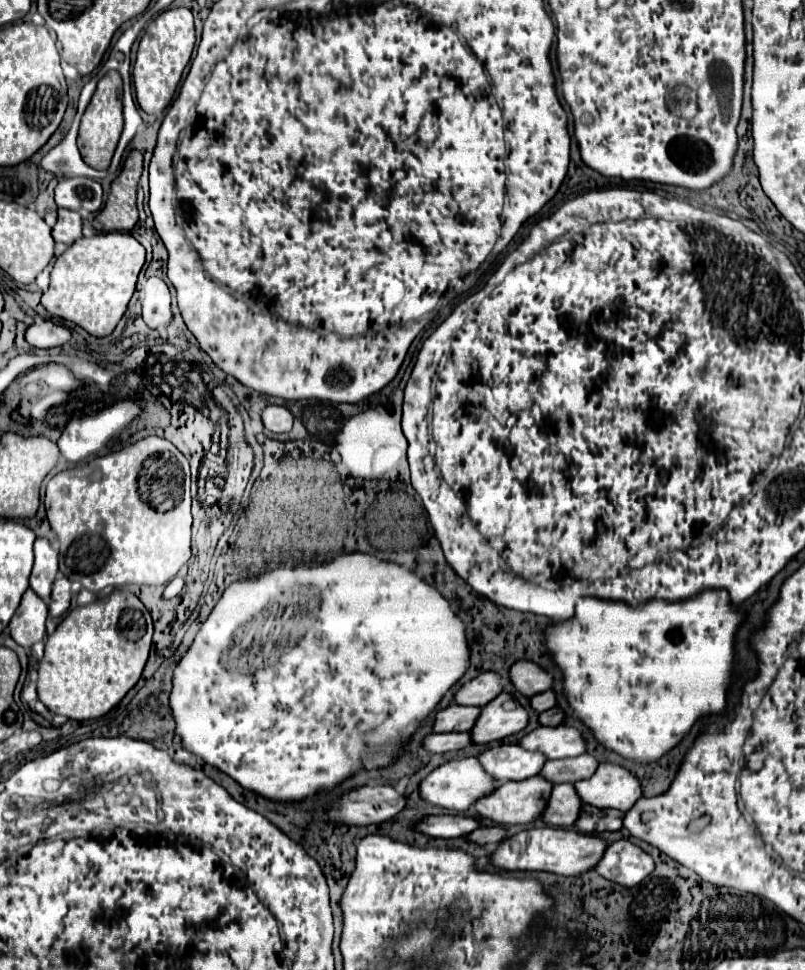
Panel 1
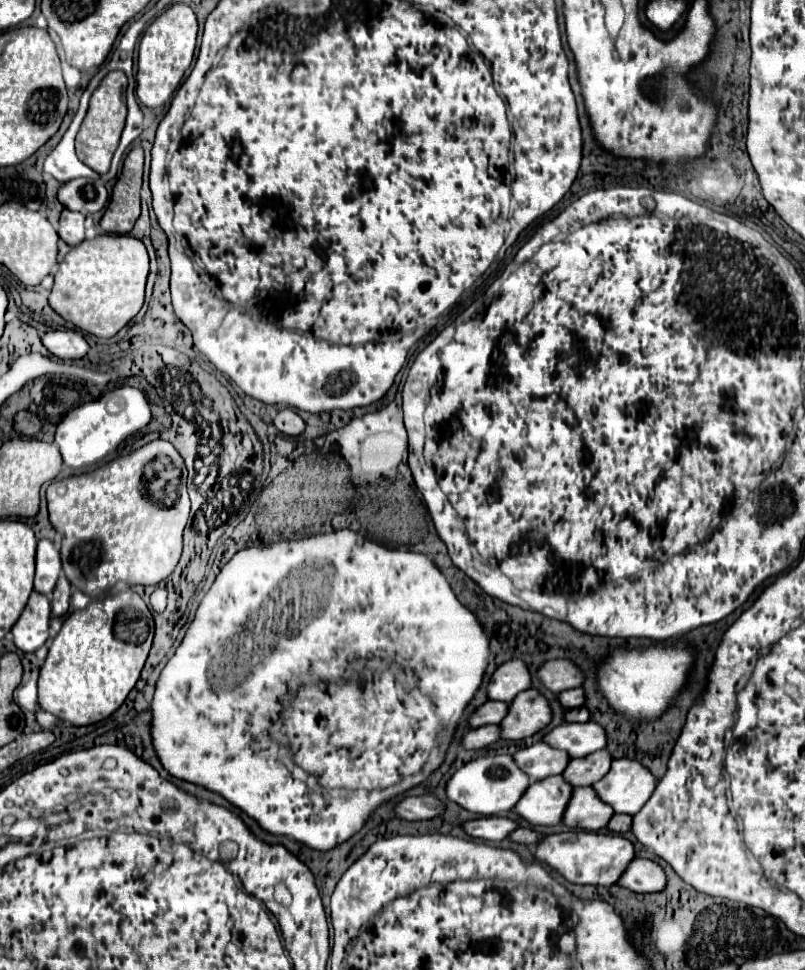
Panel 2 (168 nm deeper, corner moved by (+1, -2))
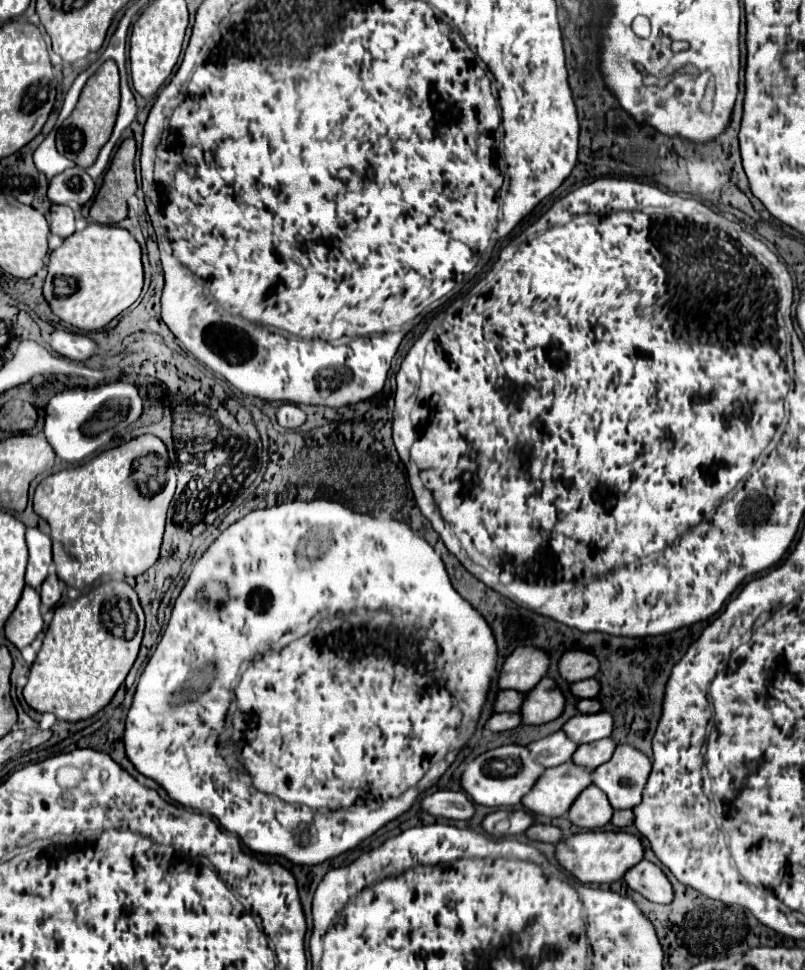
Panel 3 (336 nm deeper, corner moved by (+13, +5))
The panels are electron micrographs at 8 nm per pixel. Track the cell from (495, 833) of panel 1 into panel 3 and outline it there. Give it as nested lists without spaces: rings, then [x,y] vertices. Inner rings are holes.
[[[534,824],[528,828],[526,836],[530,840],[540,840],[540,842],[550,842],[550,844],[564,840],[564,832],[552,824]]]

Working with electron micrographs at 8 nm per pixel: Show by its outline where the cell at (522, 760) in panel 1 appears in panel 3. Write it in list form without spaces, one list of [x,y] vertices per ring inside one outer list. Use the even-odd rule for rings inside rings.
[[[558,730],[538,742],[532,742],[528,748],[534,760],[538,760],[544,768],[552,768],[552,766],[560,766],[568,762],[572,754],[576,752],[578,744],[574,740],[568,740],[564,730]]]

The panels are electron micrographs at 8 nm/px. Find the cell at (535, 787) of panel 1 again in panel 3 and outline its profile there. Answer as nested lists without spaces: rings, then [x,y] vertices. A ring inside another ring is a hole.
[[[564,762],[560,766],[548,768],[544,776],[538,778],[532,792],[524,796],[522,804],[534,814],[544,814],[550,818],[566,816],[576,796],[590,784],[592,784],[590,768],[578,766],[574,762]]]

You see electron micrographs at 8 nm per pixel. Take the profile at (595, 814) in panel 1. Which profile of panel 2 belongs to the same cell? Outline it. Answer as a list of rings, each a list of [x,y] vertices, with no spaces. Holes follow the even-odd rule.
[[[612,815],[606,827],[614,833],[626,833],[626,831],[630,831],[630,825],[632,825],[630,815]]]

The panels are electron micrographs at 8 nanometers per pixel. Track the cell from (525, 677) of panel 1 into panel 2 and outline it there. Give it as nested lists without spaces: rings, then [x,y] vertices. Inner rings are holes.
[[[554,659],[554,661],[546,661],[544,665],[538,667],[536,671],[540,683],[550,689],[552,693],[562,693],[566,689],[574,689],[580,687],[584,677],[580,673],[580,669],[566,661],[566,659]]]

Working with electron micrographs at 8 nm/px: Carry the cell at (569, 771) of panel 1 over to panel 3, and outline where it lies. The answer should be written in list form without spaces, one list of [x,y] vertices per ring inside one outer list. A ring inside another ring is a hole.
[[[602,738],[600,742],[592,742],[592,744],[582,744],[576,754],[574,754],[574,762],[580,766],[586,766],[590,770],[596,770],[600,764],[608,762],[612,758],[612,752],[616,750],[616,742],[612,738]]]

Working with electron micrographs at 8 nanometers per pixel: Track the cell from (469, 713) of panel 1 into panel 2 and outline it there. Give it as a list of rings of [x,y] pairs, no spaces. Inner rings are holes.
[[[486,701],[484,705],[480,705],[468,719],[468,727],[470,729],[476,729],[476,727],[482,727],[482,725],[488,725],[488,723],[500,723],[504,719],[508,711],[508,703],[502,703],[502,701]]]

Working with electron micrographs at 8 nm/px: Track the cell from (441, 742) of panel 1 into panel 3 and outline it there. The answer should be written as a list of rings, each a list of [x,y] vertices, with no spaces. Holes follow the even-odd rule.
[[[500,712],[500,714],[494,714],[488,724],[486,724],[486,730],[492,730],[492,732],[502,732],[502,730],[512,730],[516,726],[522,724],[522,716],[520,712],[514,714],[514,712]]]

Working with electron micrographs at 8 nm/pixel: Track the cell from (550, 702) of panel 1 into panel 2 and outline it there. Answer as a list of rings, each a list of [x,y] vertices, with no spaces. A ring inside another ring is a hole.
[[[568,689],[568,691],[562,691],[558,695],[558,703],[564,707],[564,709],[574,709],[574,707],[580,707],[584,703],[584,691],[582,689]]]

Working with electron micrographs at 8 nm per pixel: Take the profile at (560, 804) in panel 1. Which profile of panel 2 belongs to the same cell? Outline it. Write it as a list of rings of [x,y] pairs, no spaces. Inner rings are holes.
[[[574,787],[572,799],[564,811],[562,823],[572,829],[600,831],[606,827],[608,819],[614,815],[612,807],[602,803],[592,787]]]

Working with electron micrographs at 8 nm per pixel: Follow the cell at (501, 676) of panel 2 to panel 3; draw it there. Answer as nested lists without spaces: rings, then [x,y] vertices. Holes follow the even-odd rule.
[[[536,646],[516,648],[504,662],[500,672],[500,688],[512,688],[516,692],[530,692],[550,668],[550,654]]]

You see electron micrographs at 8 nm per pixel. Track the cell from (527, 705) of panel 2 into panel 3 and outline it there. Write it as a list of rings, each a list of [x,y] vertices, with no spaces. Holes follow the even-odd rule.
[[[552,678],[540,680],[540,684],[524,696],[522,718],[524,724],[546,724],[556,720],[566,706],[566,696]]]

